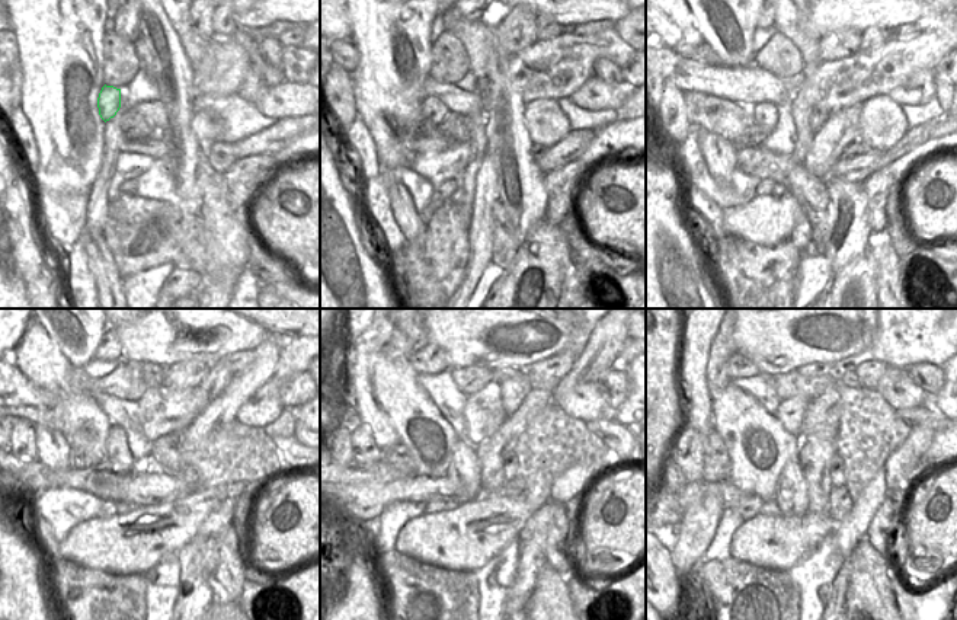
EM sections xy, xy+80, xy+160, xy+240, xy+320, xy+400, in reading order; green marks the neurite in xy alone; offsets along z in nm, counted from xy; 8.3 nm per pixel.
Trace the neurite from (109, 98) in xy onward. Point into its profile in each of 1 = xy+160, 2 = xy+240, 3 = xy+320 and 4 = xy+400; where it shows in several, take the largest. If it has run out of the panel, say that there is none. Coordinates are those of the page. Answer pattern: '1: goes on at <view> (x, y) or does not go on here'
1: goes on at xy+160 (765, 114)
2: goes on at xy+240 (121, 459)
3: goes on at xy+320 (464, 470)
4: goes on at xy+400 (790, 497)

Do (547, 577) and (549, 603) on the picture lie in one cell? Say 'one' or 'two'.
one

